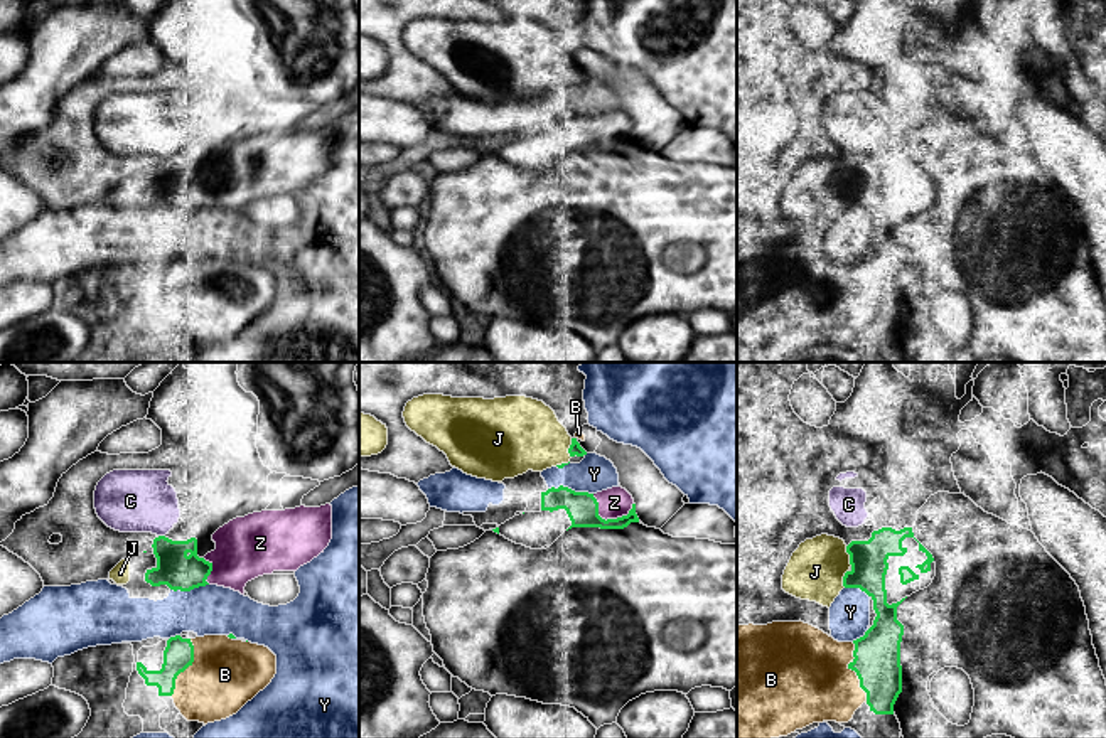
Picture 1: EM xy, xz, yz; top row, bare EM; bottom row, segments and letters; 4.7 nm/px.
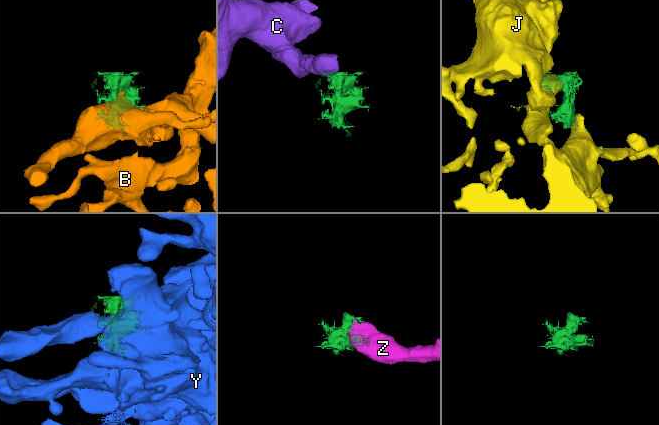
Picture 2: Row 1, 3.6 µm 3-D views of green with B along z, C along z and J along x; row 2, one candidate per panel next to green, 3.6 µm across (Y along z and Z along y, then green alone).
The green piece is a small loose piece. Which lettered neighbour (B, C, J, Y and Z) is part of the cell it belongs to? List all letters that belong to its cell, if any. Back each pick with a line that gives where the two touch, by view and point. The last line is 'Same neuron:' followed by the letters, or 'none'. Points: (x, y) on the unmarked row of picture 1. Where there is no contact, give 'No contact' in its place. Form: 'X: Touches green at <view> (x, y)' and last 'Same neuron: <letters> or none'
J: Touches green at yz (850, 179)
Z: Touches green at xz (604, 142)
Same neuron: J, Z

